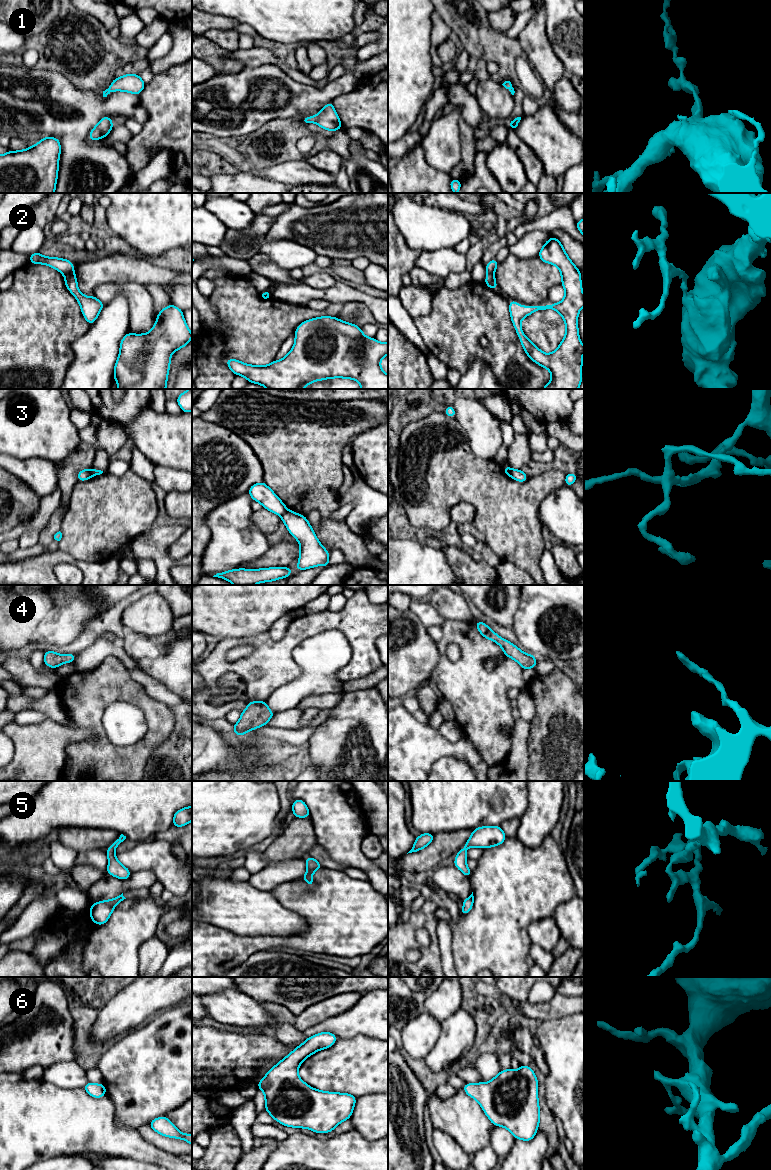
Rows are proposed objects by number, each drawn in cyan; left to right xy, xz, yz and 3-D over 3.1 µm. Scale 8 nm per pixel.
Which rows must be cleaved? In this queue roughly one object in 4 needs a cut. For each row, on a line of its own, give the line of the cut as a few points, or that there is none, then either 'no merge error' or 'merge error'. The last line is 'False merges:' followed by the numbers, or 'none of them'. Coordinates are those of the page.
1: no cut; no merge error
2: cut in xy along (73, 271), (64, 275); merge error
3: cut in xy along (91, 469), (89, 477); merge error
4: no cut; no merge error
5: no cut; no merge error
6: no cut; no merge error
False merges: 2, 3

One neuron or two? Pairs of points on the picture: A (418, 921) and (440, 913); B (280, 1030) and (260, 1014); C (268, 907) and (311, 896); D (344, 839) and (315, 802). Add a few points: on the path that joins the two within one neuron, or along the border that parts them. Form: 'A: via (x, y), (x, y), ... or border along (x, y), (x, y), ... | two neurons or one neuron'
A: border along (437, 907), (435, 919), (438, 922) | two neurons
B: border along (277, 1019), (272, 1027) | two neurons
C: border along (270, 891), (284, 906), (301, 916) | two neurons
D: via (340, 830), (340, 827), (324, 811) | one neuron

